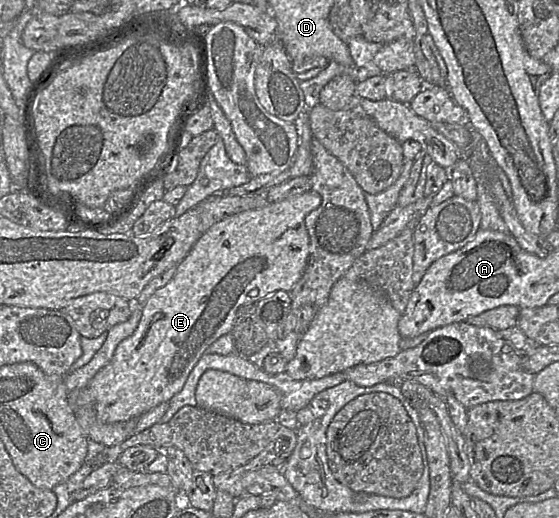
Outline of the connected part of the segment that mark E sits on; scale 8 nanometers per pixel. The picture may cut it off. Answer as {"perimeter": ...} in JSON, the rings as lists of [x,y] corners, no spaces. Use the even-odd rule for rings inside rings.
{"perimeter":[[[307,191],[278,202],[269,202],[259,209],[235,214],[204,232],[177,265],[170,282],[142,304],[142,316],[136,330],[118,344],[110,362],[80,392],[77,403],[92,402],[101,421],[116,423],[138,418],[159,404],[170,401],[181,391],[208,347],[221,336],[231,333],[236,313],[242,305],[257,302],[279,290],[292,290],[309,257],[305,217],[320,203],[319,193]]]}

